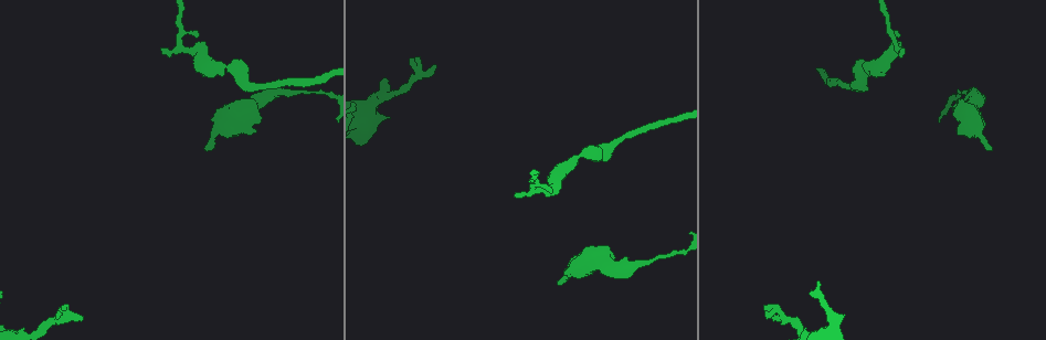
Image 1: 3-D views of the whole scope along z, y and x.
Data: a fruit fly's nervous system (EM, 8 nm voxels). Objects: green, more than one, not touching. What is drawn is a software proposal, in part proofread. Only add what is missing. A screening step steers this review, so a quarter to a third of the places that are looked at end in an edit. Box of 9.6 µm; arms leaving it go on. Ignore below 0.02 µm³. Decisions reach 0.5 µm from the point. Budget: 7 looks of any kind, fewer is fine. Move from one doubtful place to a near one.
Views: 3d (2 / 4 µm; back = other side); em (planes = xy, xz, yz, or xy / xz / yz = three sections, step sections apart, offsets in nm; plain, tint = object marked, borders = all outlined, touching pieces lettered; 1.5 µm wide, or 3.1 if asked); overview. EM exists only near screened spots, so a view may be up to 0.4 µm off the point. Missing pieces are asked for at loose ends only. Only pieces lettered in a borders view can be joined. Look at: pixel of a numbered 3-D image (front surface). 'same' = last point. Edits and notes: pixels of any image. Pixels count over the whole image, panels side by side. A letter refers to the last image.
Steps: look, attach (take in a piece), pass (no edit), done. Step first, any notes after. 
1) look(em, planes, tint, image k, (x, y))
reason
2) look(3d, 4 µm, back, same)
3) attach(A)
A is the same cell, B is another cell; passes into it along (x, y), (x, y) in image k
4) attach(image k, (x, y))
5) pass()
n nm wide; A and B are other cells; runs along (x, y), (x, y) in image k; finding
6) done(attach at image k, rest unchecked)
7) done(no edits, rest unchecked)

look(em, planes, plain, image 1, (905, 49))
branch stops here

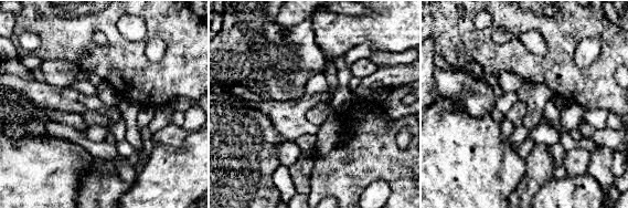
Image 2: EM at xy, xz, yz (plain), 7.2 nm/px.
look(em, planes, borders, same)

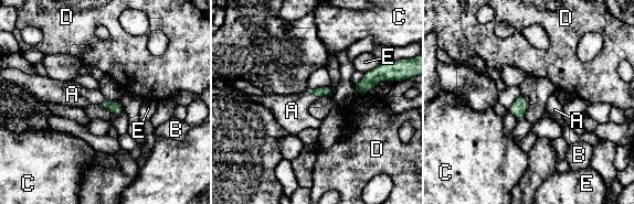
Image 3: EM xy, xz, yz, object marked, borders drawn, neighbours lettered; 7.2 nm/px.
attach(A)
A is the same cell, B, C, D and E are other cells; passes into it along (327, 90), (312, 93), (292, 110) in image 3; it goes on there

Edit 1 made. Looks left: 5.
look(overview)
redraw

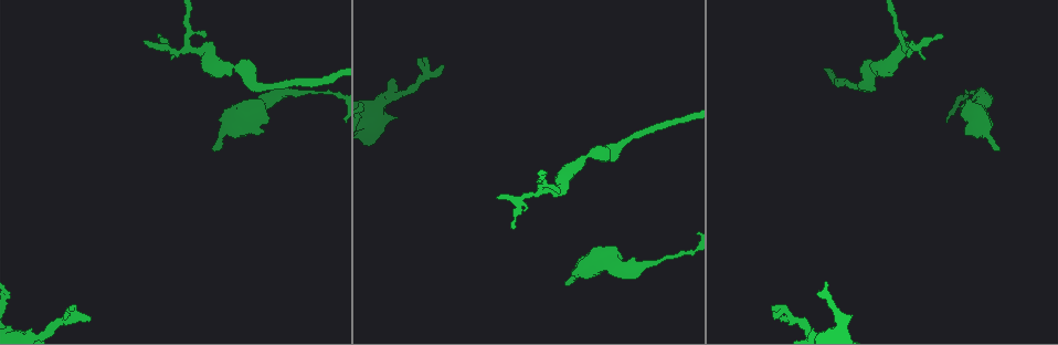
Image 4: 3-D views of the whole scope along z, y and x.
look(em, planes, borders, image 4, (999, 149))
branch stops here

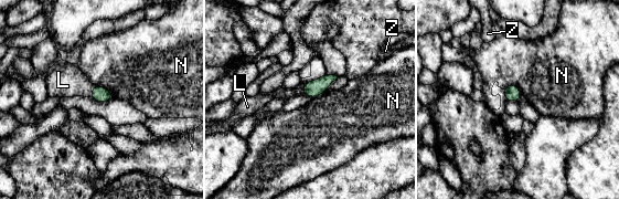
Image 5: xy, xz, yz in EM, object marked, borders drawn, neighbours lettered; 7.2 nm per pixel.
attach(L)
L is the same cell, N and Z are other cells; the neuron continues

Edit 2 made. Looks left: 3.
done(attach at image 3, attach at image 5, rest unchecked)

